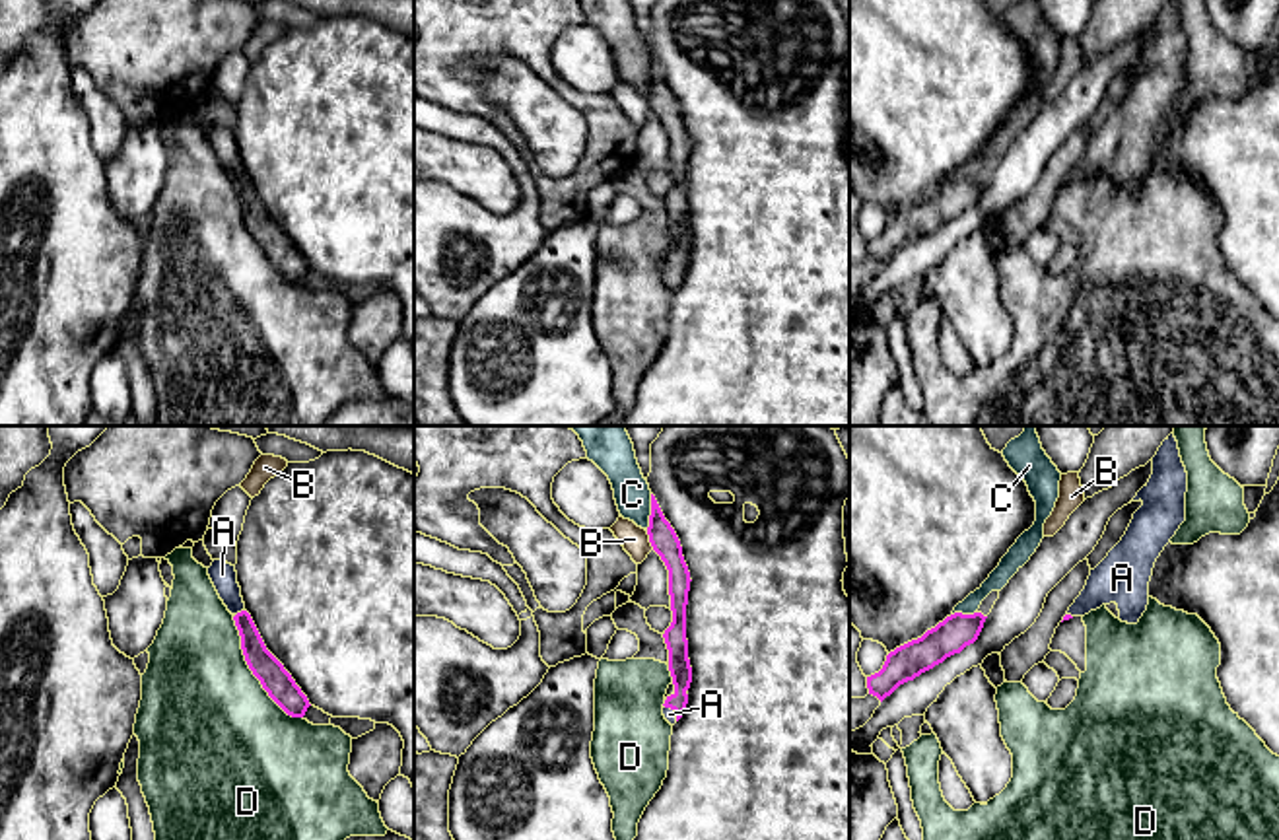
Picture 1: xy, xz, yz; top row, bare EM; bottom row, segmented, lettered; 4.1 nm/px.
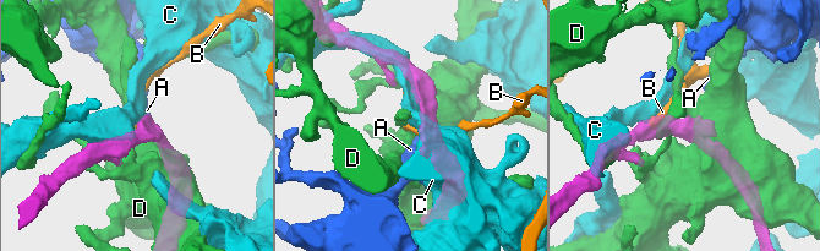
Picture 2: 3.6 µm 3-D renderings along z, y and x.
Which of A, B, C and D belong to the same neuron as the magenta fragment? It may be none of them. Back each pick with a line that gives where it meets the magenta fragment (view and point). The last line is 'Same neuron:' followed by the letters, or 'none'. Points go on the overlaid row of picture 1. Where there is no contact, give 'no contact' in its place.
A: xy (238, 613)
Same neuron: A

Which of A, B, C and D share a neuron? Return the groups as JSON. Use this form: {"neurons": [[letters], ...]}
{"neurons": [["A"], ["B"], ["C"], ["D"]]}

